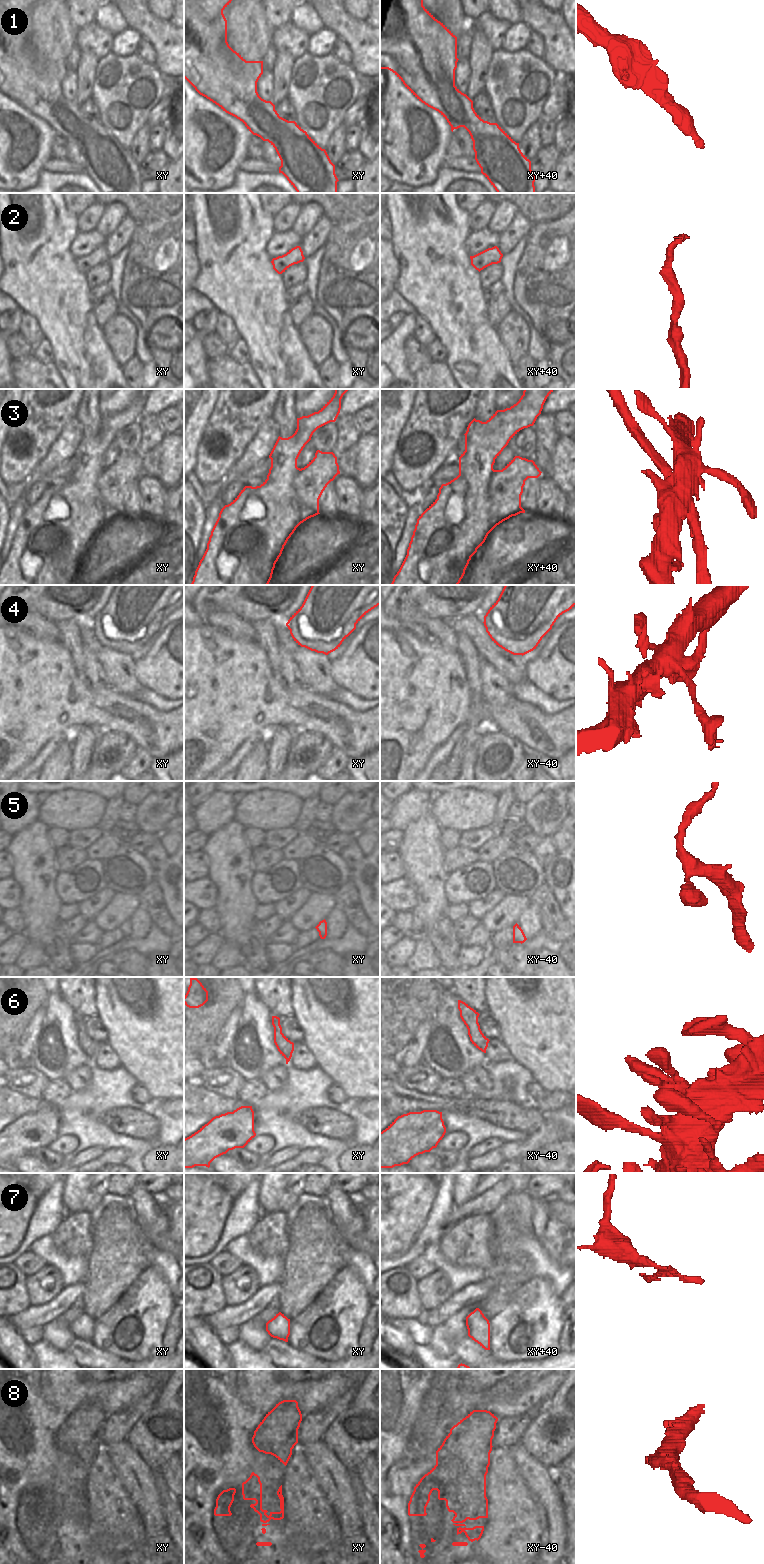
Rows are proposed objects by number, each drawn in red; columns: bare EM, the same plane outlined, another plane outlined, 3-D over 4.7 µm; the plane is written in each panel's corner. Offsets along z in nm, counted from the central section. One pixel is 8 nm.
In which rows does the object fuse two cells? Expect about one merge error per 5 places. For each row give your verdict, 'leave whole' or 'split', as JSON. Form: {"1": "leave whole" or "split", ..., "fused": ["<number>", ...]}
{"1": "leave whole", "2": "leave whole", "3": "split", "4": "leave whole", "5": "leave whole", "6": "leave whole", "7": "split", "8": "leave whole", "fused": ["3", "7"]}

